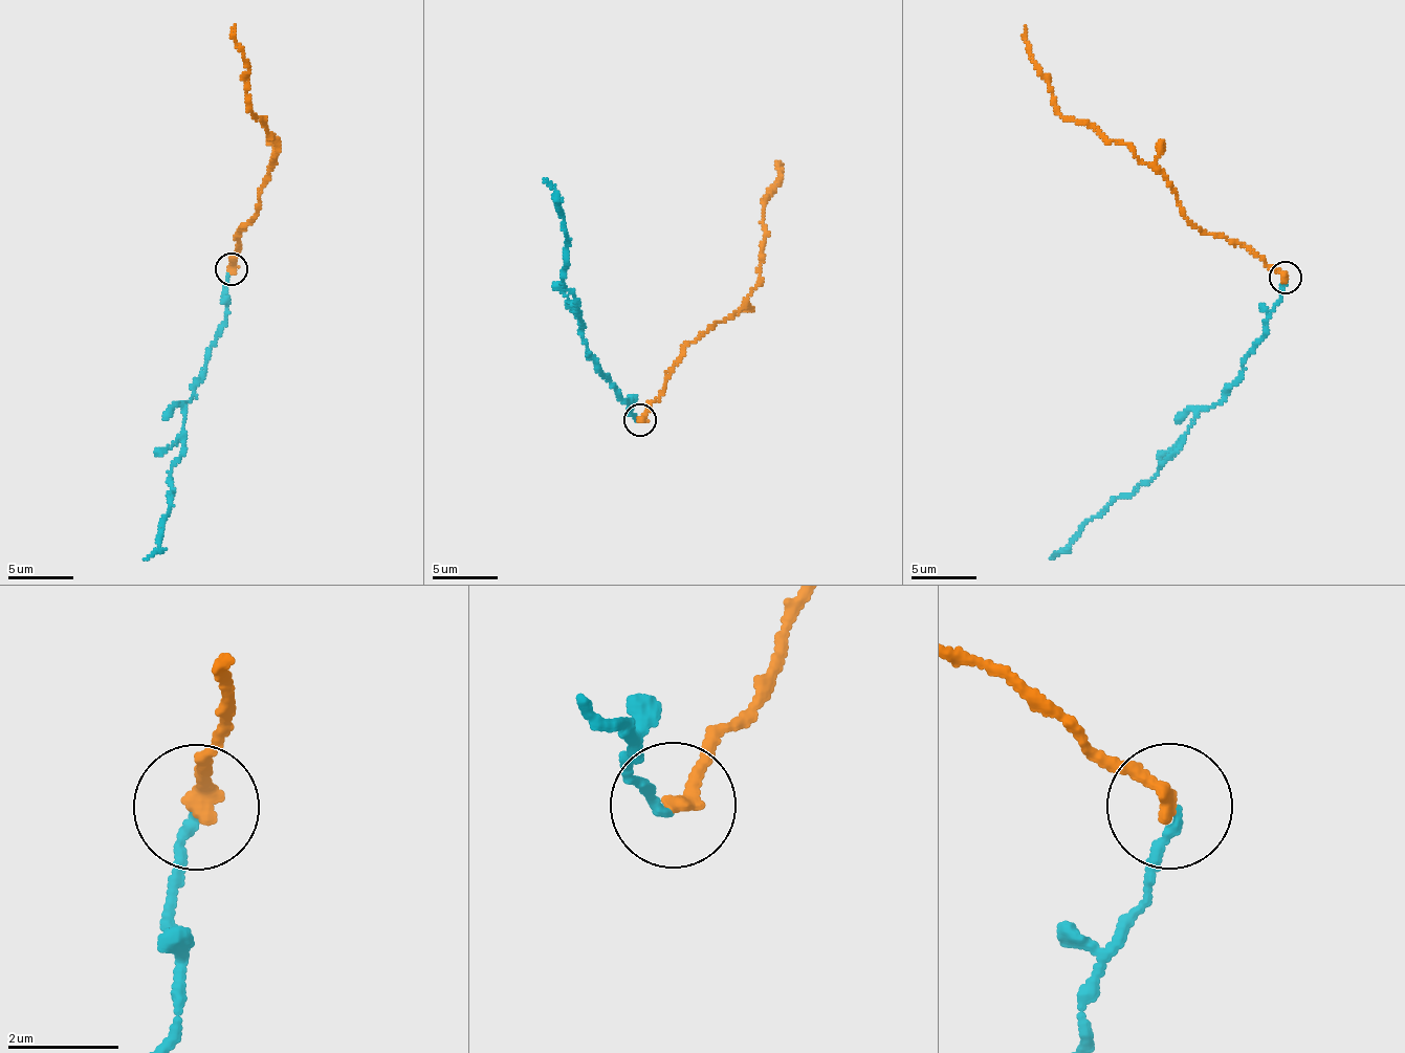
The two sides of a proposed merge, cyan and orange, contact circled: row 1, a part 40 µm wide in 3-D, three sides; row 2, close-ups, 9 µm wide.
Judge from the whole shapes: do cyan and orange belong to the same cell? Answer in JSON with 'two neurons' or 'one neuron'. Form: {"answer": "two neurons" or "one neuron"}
{"answer": "two neurons"}

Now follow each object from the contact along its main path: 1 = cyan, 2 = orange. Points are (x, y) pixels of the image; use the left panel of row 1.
1: (232, 269), (226, 326), (183, 409), (184, 445), (169, 479), (171, 502), (158, 549), (144, 560)
2: (232, 269), (237, 239), (260, 207), (263, 179), (277, 151), (250, 108), (247, 60), (235, 38), (235, 24)

